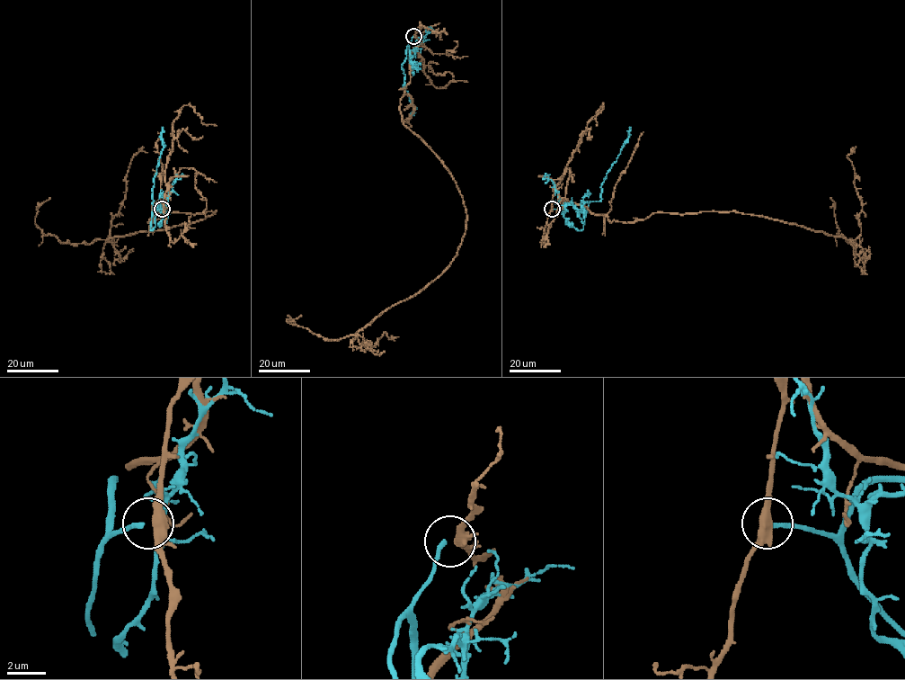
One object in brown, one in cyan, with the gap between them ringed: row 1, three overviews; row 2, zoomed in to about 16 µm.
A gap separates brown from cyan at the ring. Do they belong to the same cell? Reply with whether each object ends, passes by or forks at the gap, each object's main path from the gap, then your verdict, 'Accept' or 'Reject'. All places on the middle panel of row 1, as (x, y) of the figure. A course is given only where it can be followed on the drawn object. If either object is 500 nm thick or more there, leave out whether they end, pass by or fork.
At the ring brown forks. At the ring cyan ends. Course of brown: (413, 36), (402, 120), (447, 168), (466, 215), (449, 266), (358, 333), (371, 346), (385, 332), (399, 336). Course of cyan: (413, 36), (406, 47), (406, 59), (402, 67), (404, 75), (403, 86), (413, 106), (412, 115). Reject

